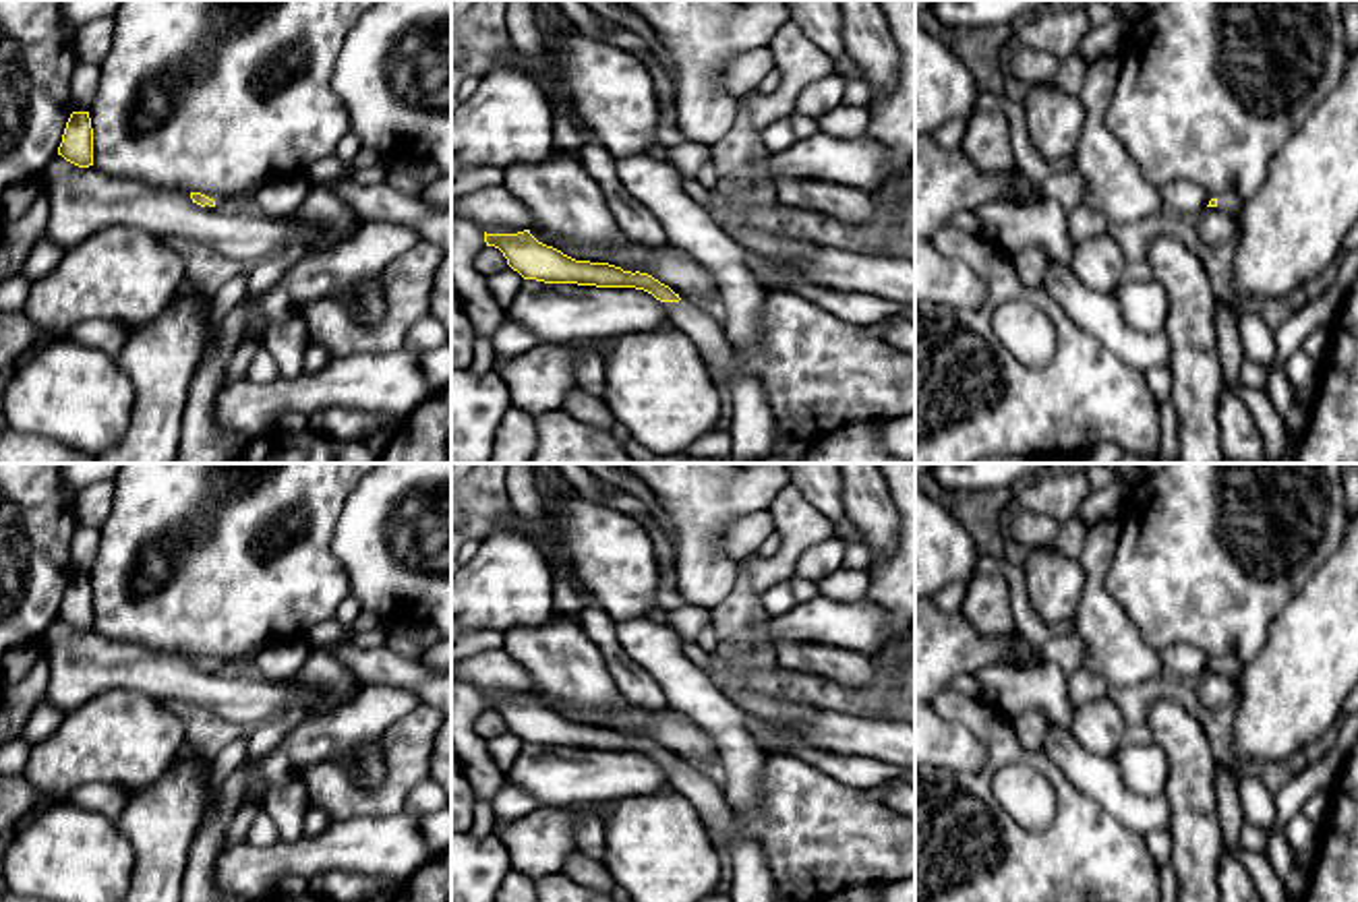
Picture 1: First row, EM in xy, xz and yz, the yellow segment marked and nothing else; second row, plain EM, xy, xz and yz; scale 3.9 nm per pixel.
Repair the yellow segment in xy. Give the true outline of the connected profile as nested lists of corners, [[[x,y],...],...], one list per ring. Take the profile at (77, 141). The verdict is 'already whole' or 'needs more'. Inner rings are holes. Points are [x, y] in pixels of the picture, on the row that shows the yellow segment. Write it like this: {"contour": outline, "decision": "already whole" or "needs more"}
{"contour": [[[89,112],[70,114],[62,143],[58,147],[58,155],[79,168],[93,166],[93,128]]], "decision": "already whole"}

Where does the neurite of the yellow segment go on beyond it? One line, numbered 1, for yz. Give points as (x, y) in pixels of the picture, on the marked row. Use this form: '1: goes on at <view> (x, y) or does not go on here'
1: goes on at yz (1228, 201)

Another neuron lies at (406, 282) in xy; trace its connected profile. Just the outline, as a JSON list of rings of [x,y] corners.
[[[420,240],[385,269],[381,283],[387,312],[377,327],[356,325],[350,306],[337,298],[304,304],[298,314],[306,325],[308,339],[323,345],[331,360],[402,350],[408,329],[431,312],[433,279],[441,257],[439,246]]]

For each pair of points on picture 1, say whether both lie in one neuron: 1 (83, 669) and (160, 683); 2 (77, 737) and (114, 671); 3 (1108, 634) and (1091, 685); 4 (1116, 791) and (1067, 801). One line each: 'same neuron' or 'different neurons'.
1: same neuron
2: different neurons
3: different neurons
4: different neurons

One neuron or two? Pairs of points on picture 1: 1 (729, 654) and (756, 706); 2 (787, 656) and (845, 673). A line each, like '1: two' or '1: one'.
1: two
2: one

